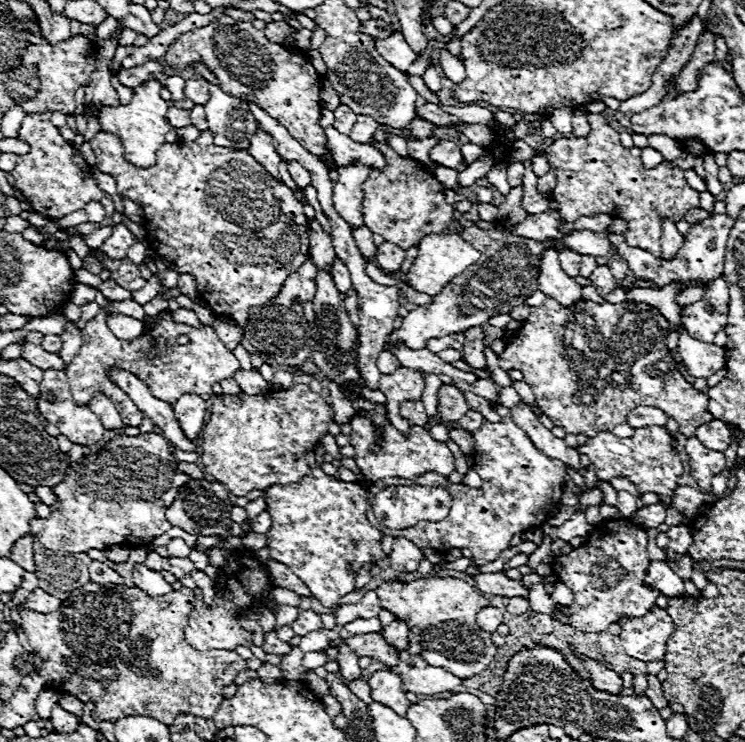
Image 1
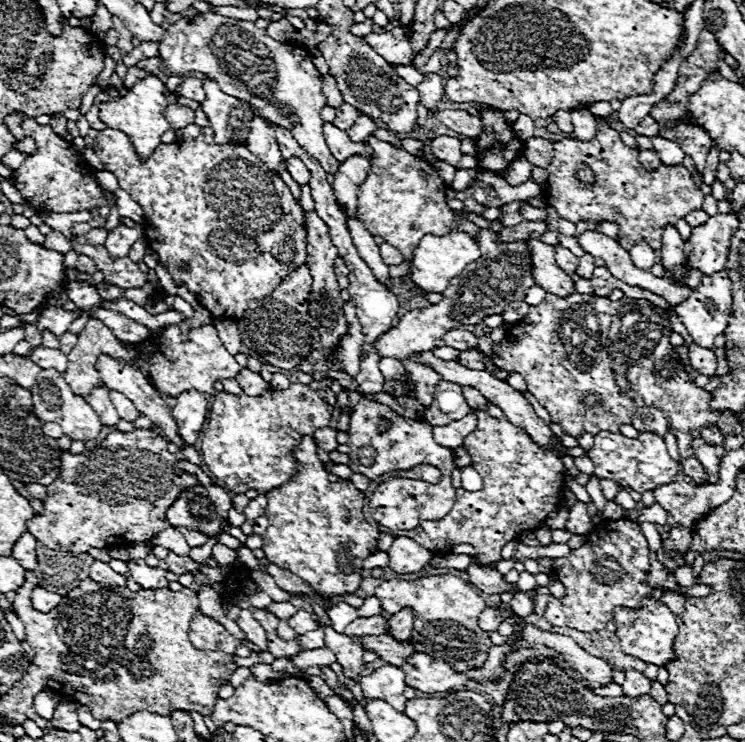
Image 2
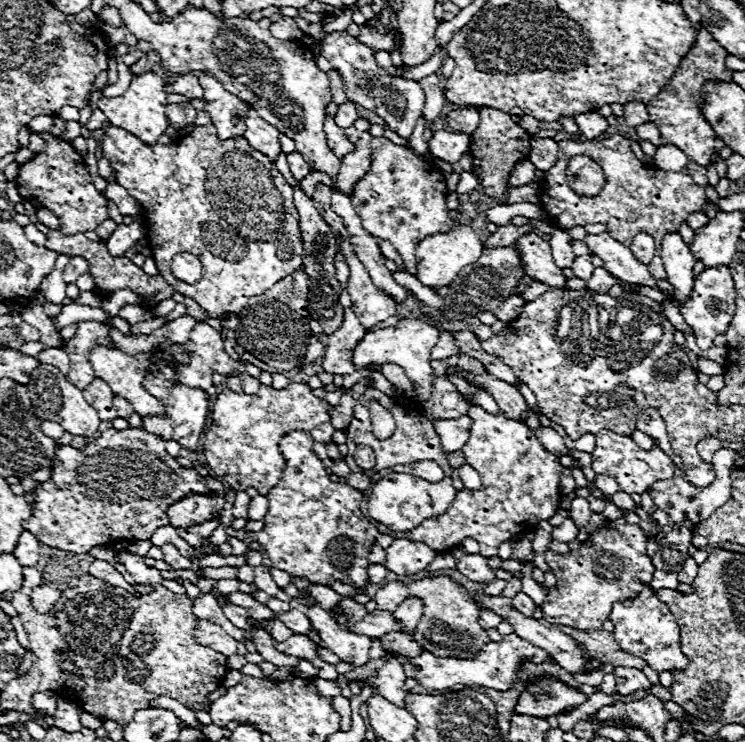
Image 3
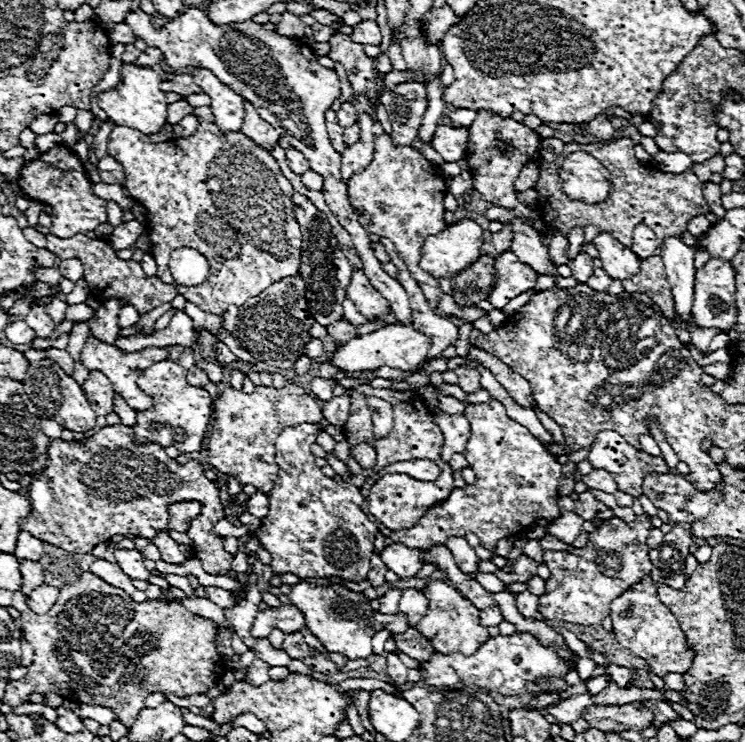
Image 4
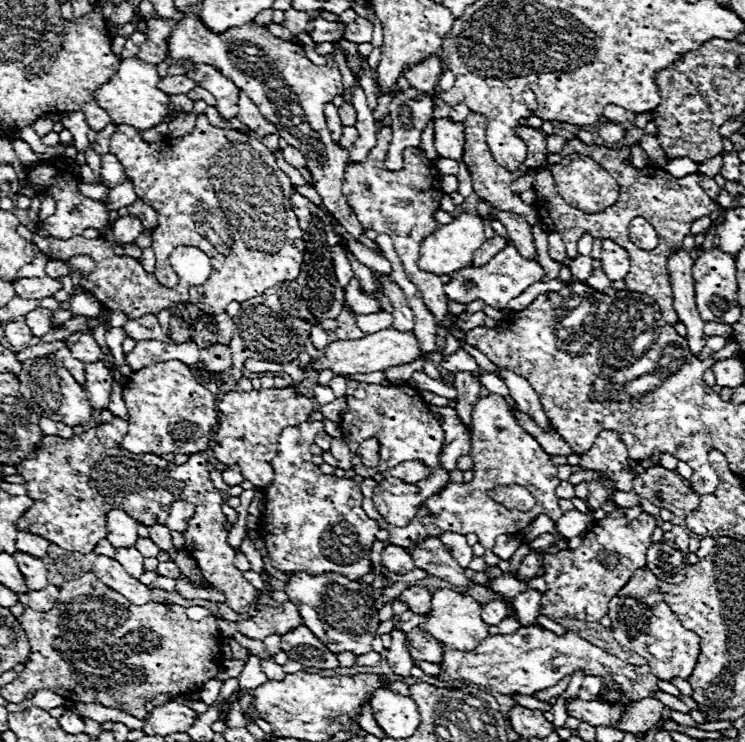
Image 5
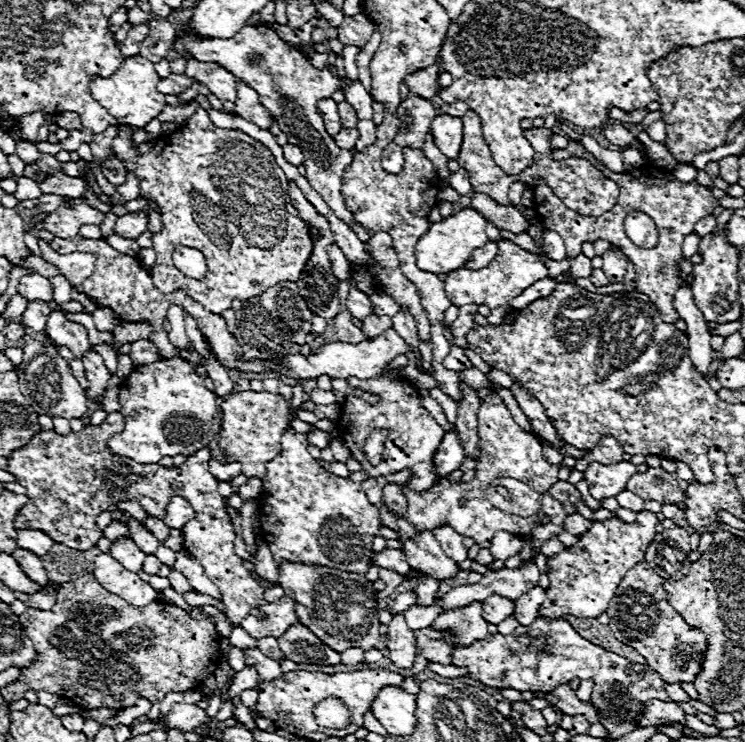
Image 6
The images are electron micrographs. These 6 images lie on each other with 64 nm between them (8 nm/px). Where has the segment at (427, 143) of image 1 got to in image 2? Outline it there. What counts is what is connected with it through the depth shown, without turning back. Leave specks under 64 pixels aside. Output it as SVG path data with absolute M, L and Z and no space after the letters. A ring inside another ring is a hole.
M415 138L400 139L403 148L407 148L407 151L411 154L423 157L424 156L424 141Z

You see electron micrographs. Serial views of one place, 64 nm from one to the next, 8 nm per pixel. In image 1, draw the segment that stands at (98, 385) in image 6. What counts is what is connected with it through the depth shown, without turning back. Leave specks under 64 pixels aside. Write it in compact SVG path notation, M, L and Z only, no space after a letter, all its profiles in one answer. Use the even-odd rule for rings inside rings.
M96 394L90 402L88 402L88 406L92 408L92 412L96 412L96 416L100 416L100 420L102 420L102 424L104 424L104 428L106 430L114 430L114 428L122 428L122 418L120 418L120 414L118 414L118 410L114 408L114 404L104 396L104 394Z

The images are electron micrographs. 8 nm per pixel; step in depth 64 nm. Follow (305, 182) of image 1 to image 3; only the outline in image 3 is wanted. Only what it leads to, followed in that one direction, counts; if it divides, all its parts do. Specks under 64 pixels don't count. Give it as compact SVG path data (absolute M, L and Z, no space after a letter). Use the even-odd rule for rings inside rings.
M290 152L288 154L288 164L290 164L290 172L298 180L302 180L310 172L310 166L308 166L308 162L304 162L304 158L302 158L300 152Z

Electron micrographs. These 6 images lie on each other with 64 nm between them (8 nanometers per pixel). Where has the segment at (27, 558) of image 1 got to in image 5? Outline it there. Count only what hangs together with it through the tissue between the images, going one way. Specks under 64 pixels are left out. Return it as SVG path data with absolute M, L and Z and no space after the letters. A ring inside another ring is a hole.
M20 530L18 532L18 540L16 540L16 550L18 552L26 552L30 556L44 558L48 546L50 546L50 542L44 540L42 536L36 536L36 534L26 532L26 530Z

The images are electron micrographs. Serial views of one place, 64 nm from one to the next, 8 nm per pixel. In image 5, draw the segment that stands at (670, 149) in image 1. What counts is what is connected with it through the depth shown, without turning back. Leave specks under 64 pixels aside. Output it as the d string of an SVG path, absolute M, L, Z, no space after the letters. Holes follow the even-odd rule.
M672 158L666 166L668 172L672 172L672 176L688 176L688 174L696 174L698 172L698 164L688 160L688 158Z

